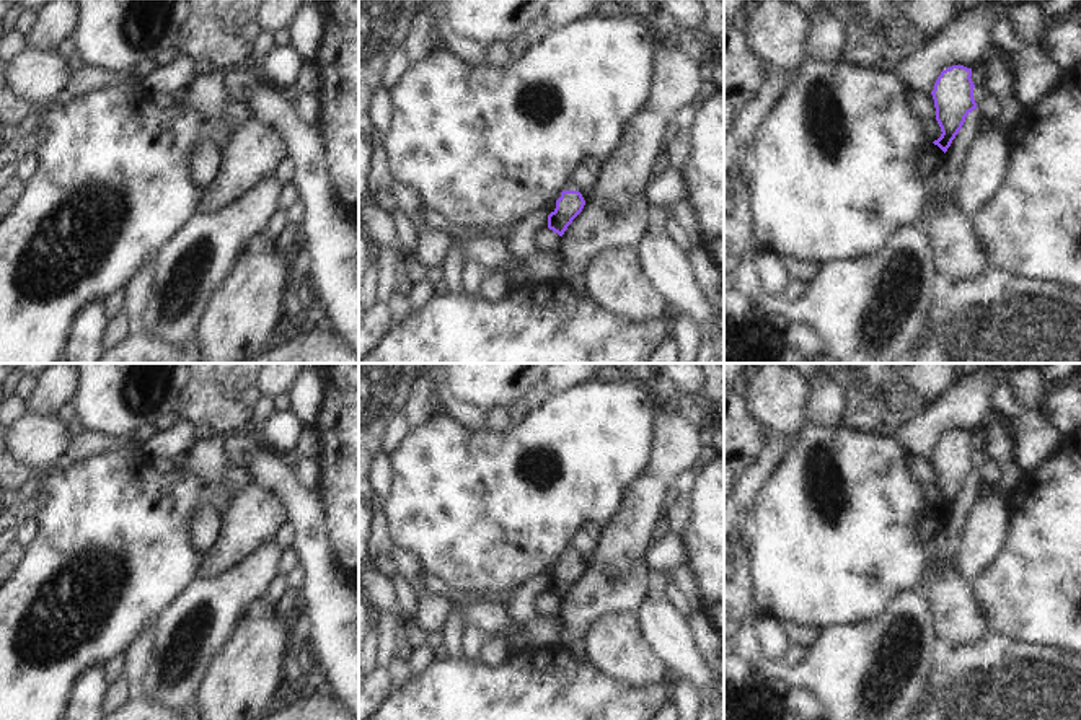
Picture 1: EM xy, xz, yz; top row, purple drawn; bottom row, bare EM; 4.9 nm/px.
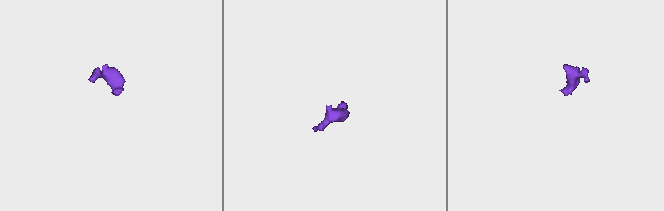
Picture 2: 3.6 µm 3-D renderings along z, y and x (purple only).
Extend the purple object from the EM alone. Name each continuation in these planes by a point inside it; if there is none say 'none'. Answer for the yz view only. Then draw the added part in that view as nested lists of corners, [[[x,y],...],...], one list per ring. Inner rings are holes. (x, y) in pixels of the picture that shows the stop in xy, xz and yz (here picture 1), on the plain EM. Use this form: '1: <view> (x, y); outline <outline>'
1: yz (930, 526); outline [[[934,510],[920,520],[916,534],[923,544],[929,546],[934,542],[942,526],[944,516],[938,510]]]

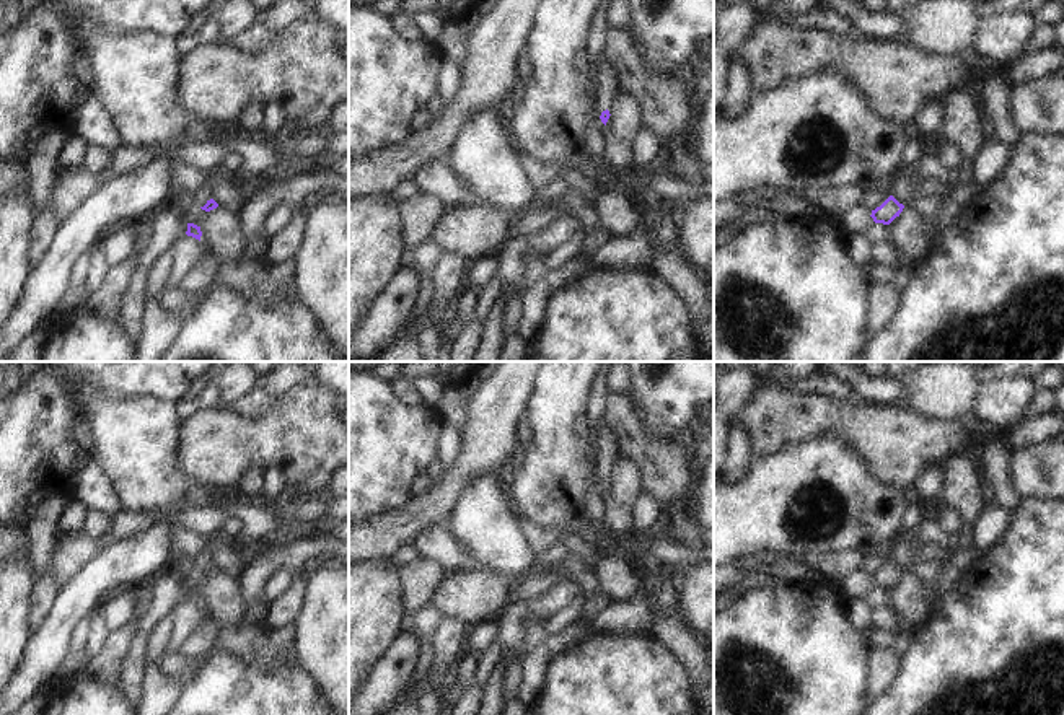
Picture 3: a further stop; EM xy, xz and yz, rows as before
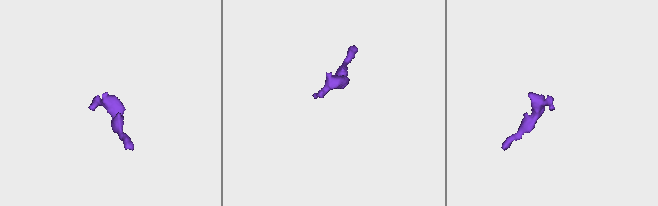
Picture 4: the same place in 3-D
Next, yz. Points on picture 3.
none

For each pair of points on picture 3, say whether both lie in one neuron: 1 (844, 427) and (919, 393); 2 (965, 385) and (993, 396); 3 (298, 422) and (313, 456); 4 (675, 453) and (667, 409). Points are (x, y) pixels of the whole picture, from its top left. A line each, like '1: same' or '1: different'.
1: different
2: different
3: same
4: different

